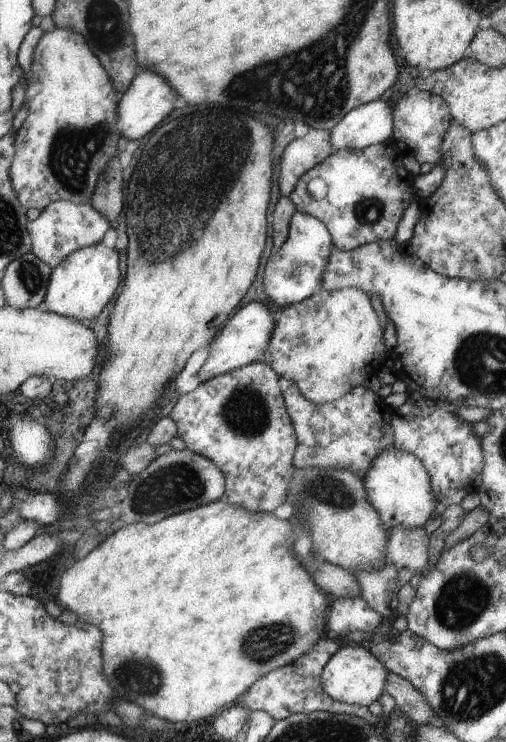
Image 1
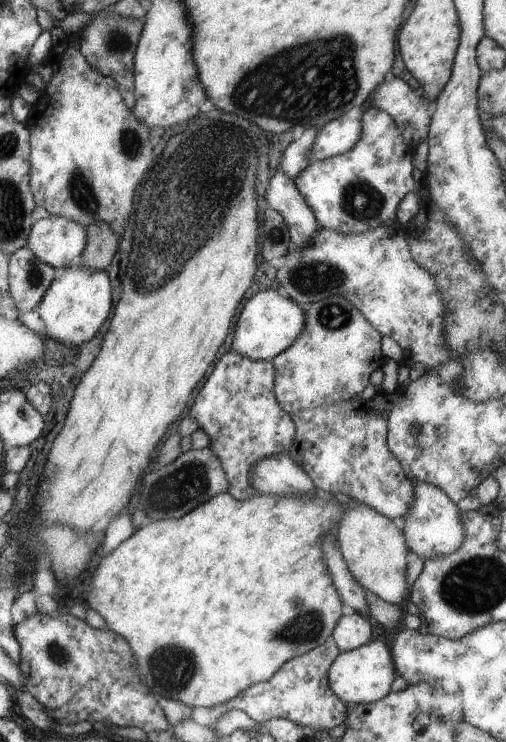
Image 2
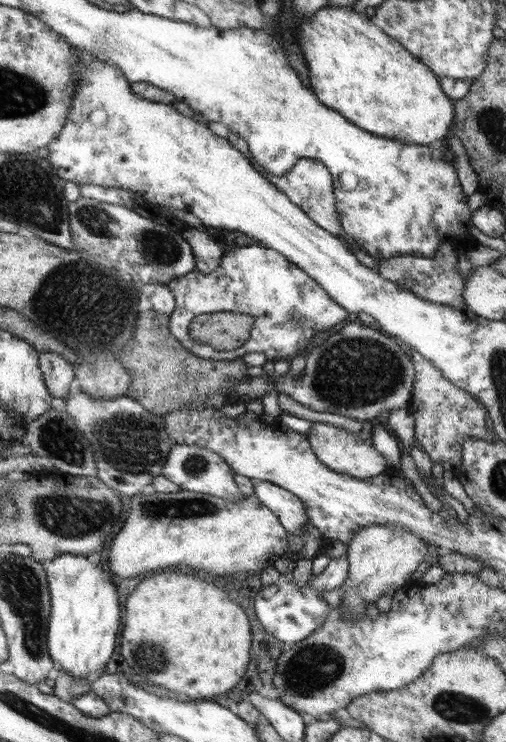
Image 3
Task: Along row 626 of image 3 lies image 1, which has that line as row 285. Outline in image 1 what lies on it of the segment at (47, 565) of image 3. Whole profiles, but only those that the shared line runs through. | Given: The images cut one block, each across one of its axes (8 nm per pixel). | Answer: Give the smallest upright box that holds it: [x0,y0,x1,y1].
[44,244,120,322]

